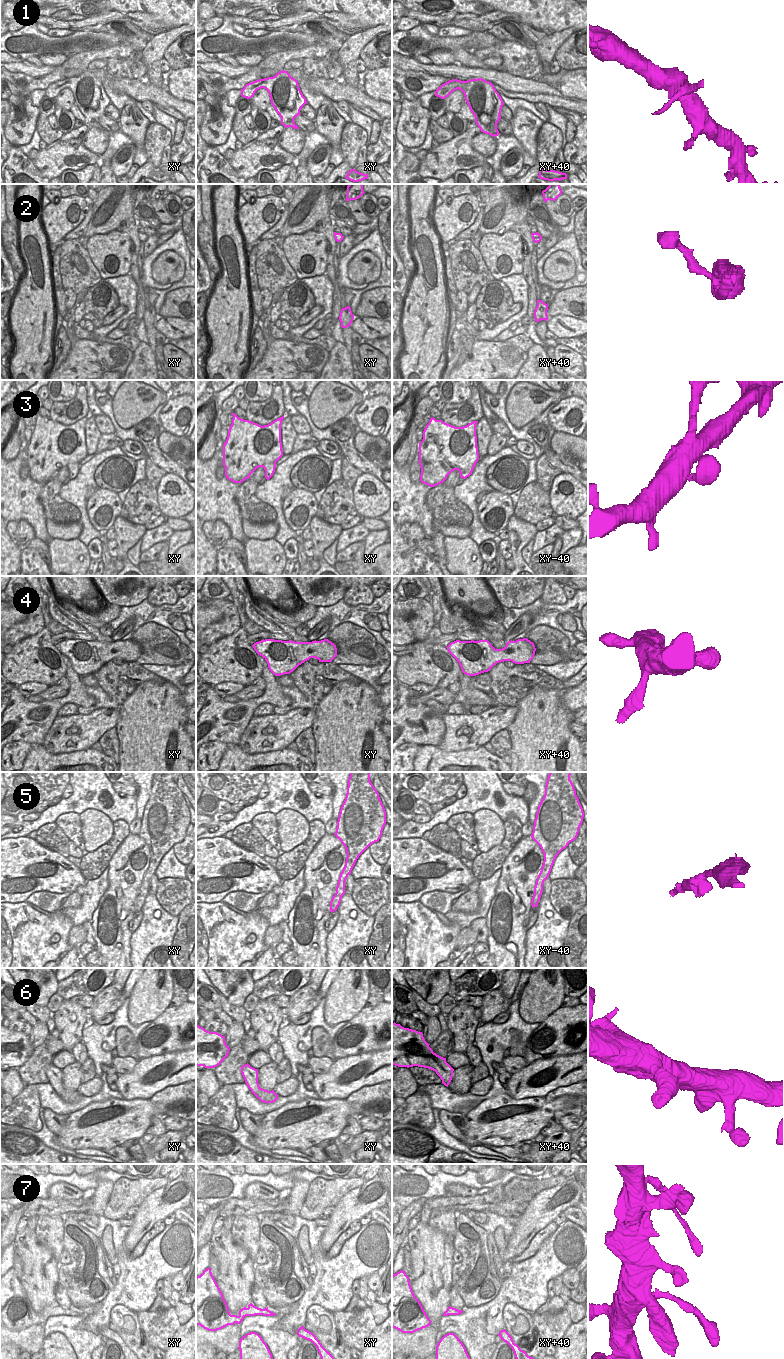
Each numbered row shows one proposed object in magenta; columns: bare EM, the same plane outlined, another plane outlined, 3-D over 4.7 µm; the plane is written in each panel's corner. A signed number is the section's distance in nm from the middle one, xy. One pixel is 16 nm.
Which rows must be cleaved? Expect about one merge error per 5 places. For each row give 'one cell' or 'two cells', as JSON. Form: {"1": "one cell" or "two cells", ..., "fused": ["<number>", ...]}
{"1": "one cell", "2": "one cell", "3": "one cell", "4": "one cell", "5": "one cell", "6": "one cell", "7": "one cell", "fused": []}

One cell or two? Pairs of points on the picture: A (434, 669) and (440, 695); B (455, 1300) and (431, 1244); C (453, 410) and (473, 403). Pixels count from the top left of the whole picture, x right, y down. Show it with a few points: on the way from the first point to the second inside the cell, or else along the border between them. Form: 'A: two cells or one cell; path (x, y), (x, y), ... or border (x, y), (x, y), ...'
A: two cells; border (447, 687), (438, 687), (436, 689)
B: two cells; border (452, 1286), (449, 1292), (449, 1305)
C: one cell; path (458, 410), (466, 410), (468, 408)

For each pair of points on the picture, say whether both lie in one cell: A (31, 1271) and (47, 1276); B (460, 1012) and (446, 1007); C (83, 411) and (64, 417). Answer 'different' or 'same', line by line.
A: same
B: different
C: same

